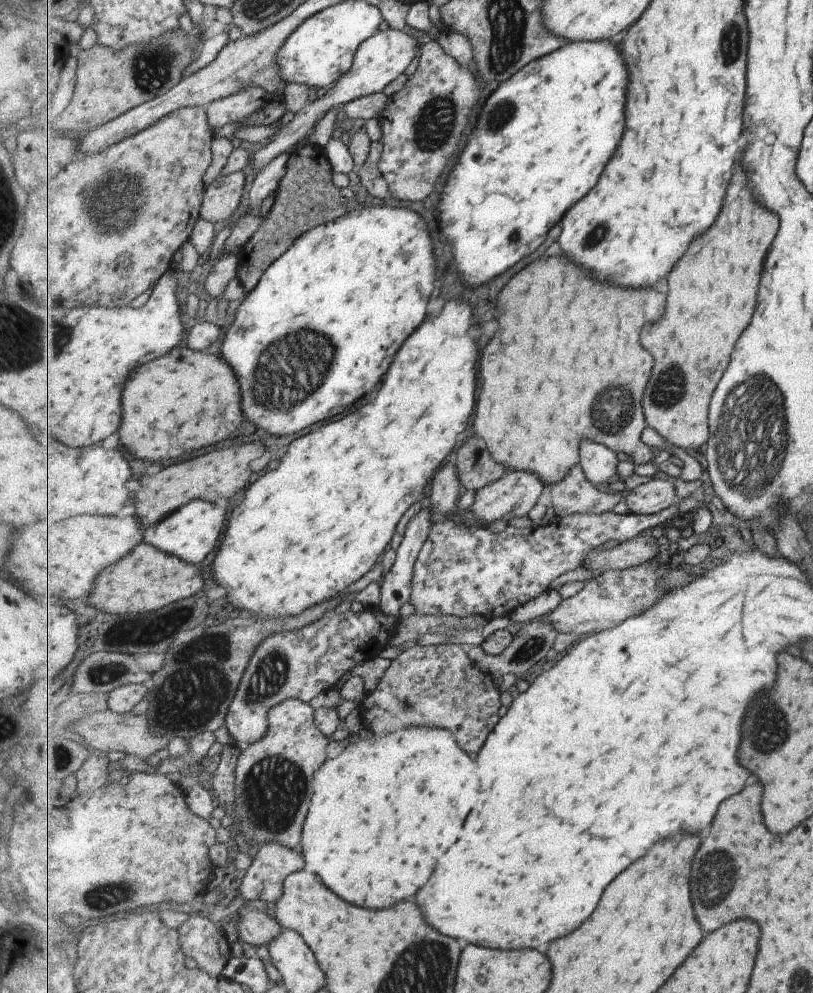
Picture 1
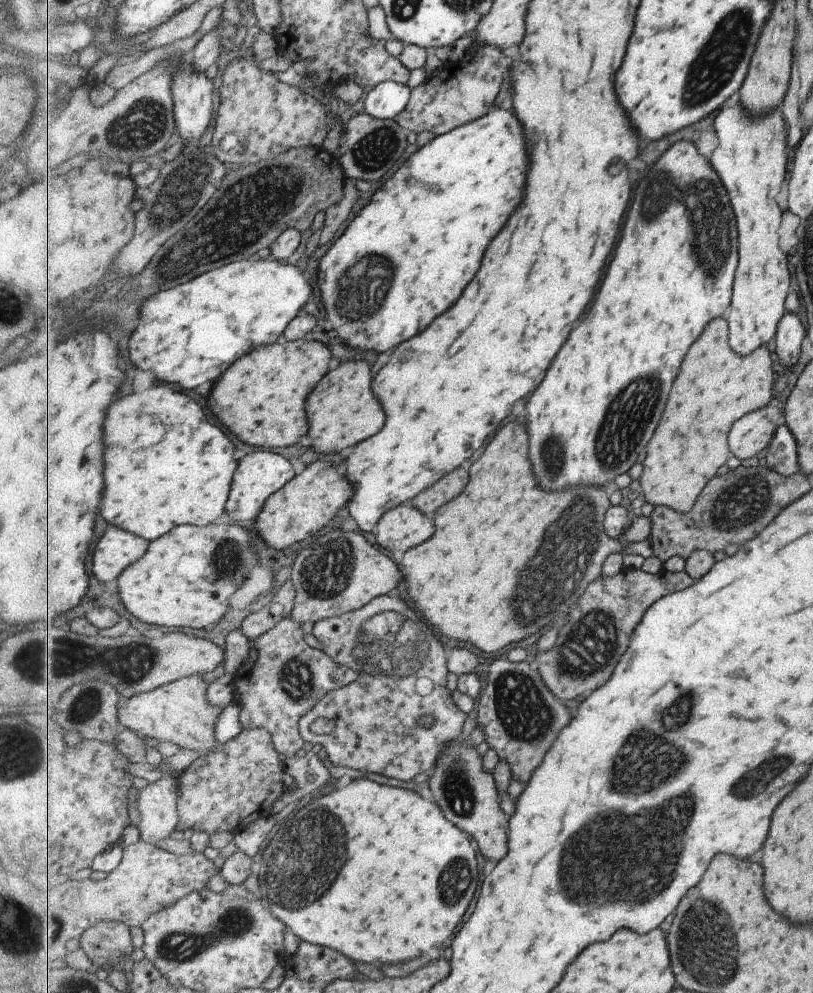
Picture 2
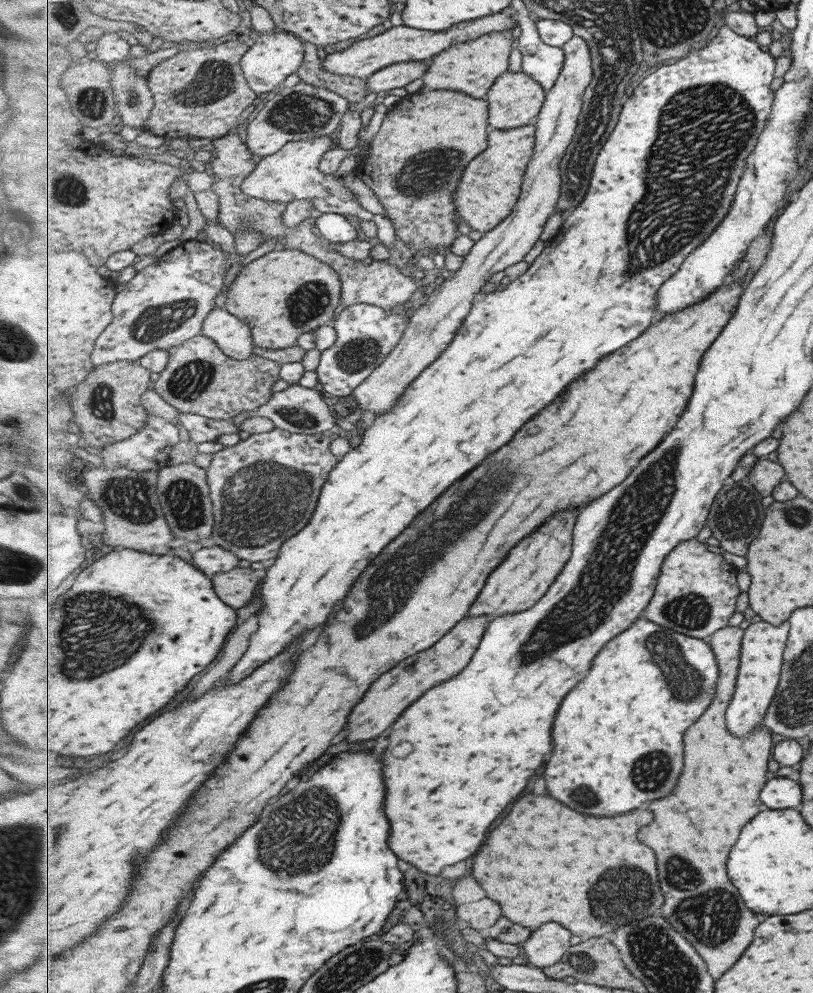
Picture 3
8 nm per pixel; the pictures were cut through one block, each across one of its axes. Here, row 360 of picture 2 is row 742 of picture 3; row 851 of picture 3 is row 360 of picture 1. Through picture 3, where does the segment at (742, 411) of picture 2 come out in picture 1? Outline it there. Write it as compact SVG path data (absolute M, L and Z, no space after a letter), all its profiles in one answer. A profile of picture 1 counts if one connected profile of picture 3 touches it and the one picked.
M737 168L717 226L713 226L711 232L699 238L699 242L693 242L691 252L683 256L681 264L673 268L669 276L667 314L659 324L645 330L645 348L649 348L649 352L653 352L653 358L657 360L657 368L653 368L653 380L649 380L649 392L645 392L645 418L648 426L673 446L691 450L701 448L709 442L711 398L717 390L719 380L731 364L731 354L737 346L737 340L753 320L763 264L777 232L779 216L761 208L753 200L753 194L747 188L747 174L745 170Z

